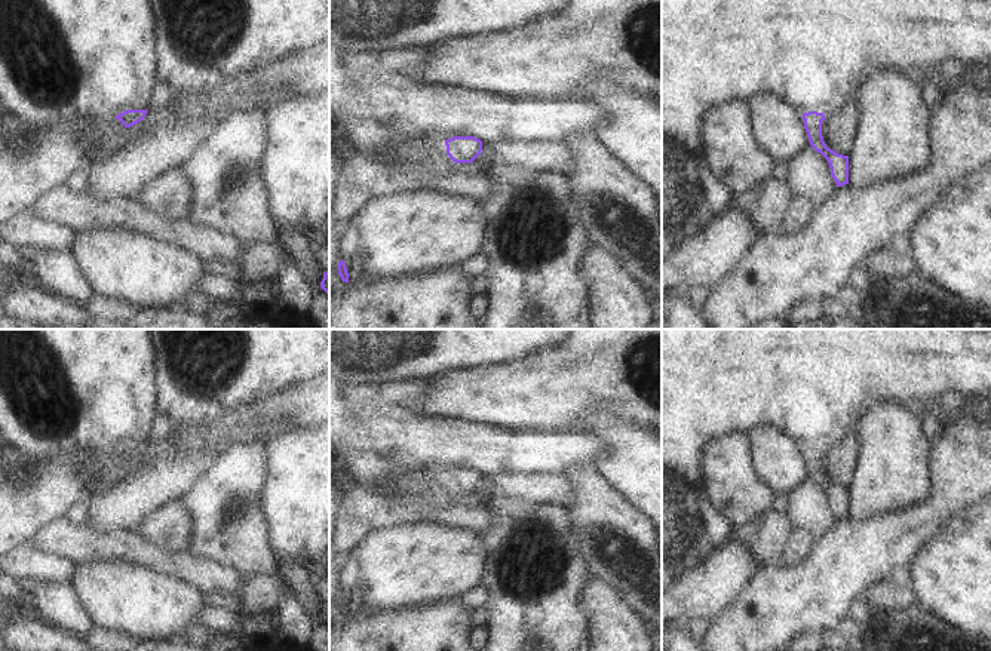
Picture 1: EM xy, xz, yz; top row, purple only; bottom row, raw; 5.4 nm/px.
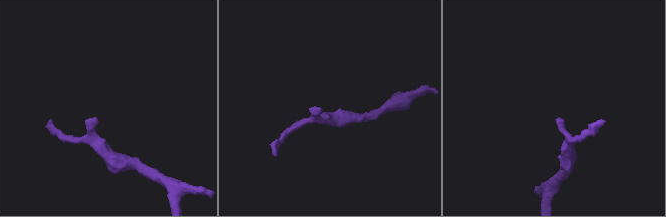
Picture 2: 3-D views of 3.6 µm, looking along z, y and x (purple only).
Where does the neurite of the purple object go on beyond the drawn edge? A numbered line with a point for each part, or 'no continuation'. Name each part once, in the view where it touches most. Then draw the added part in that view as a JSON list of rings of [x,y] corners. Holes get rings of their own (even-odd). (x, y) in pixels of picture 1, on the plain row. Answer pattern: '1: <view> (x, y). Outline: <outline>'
1: xy (61, 390). Outline: [[[0,329],[0,434],[28,460],[148,442],[159,411],[157,329]]]

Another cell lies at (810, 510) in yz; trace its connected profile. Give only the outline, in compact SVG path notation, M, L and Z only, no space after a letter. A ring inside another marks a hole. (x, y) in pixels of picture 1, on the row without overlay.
M809 477L789 495L788 518L792 526L820 540L835 523L828 492Z

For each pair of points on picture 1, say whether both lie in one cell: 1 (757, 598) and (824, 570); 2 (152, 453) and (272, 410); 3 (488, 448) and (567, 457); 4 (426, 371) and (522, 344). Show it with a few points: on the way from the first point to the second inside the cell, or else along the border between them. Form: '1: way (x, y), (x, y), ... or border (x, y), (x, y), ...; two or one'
1: way (773, 598), (795, 598), (807, 586); one
2: way (181, 444), (192, 439), (217, 436), (242, 426); one
3: way (508, 451), (548, 453); one
4: way (450, 347), (453, 344), (499, 344); one

